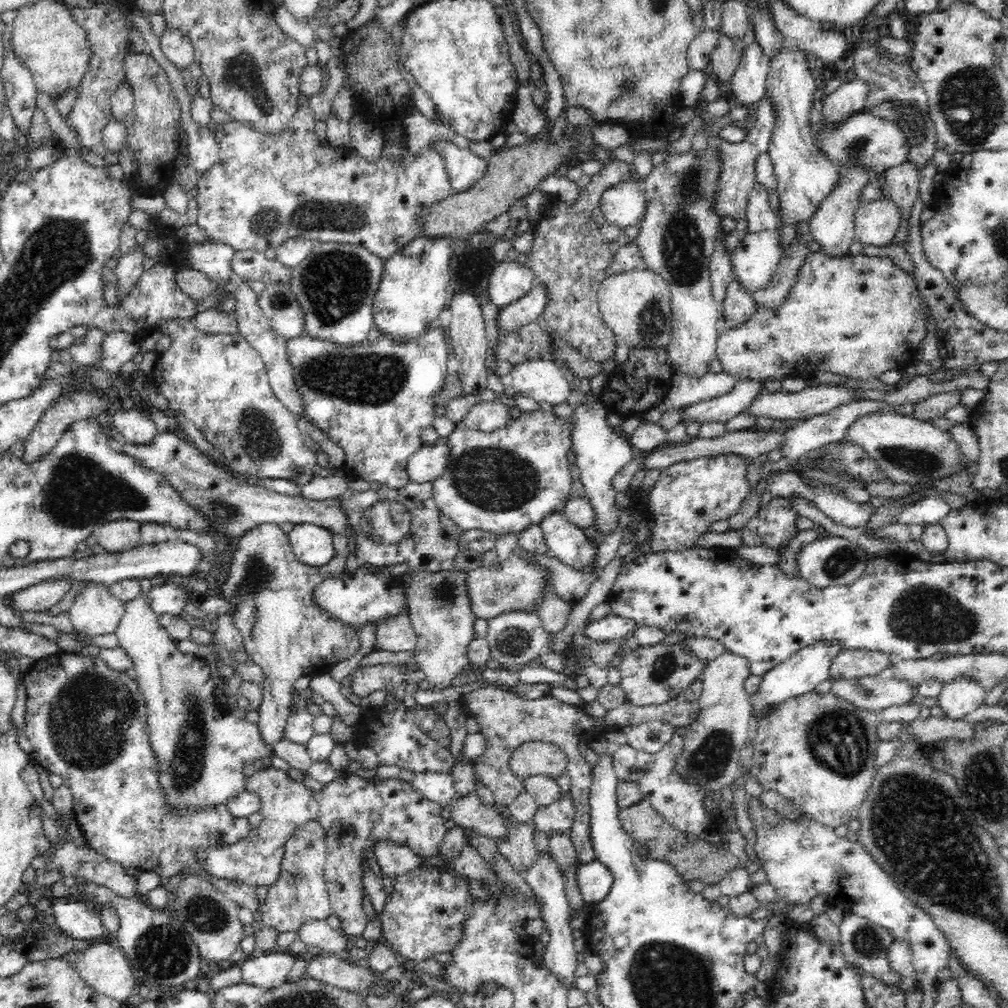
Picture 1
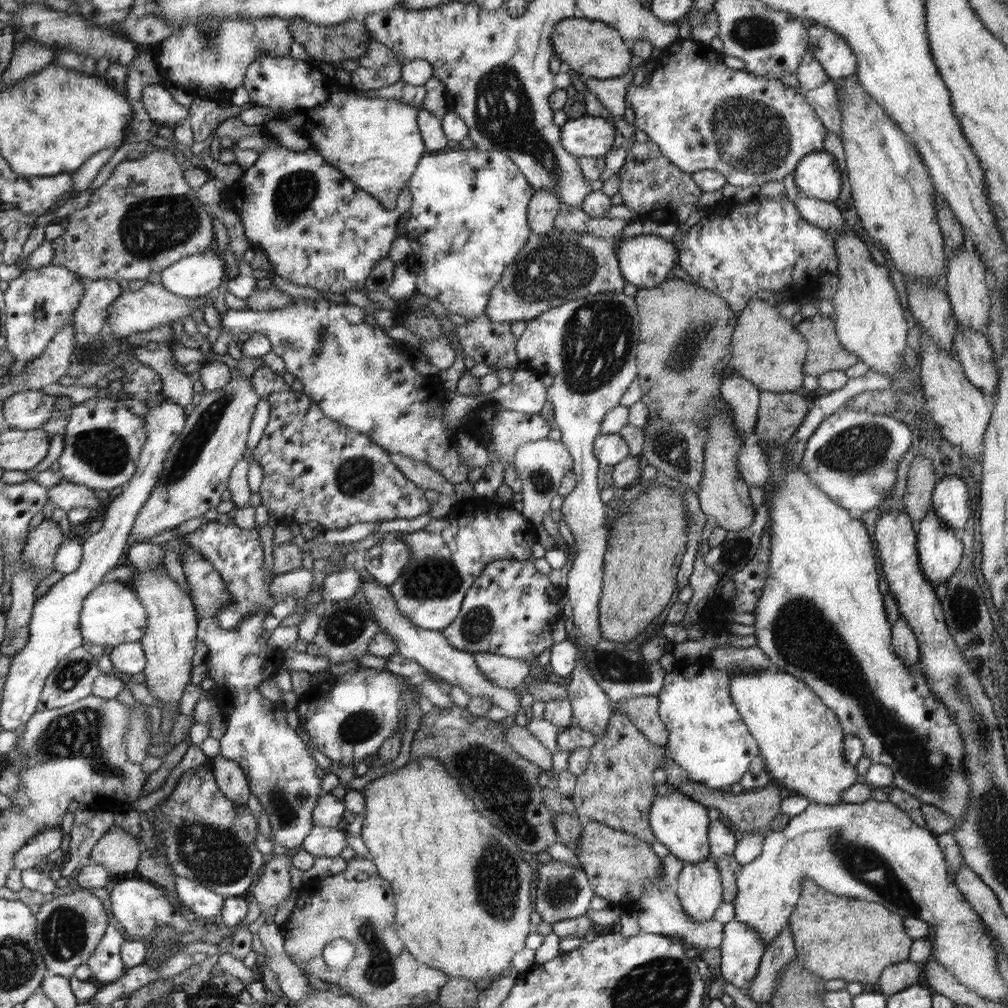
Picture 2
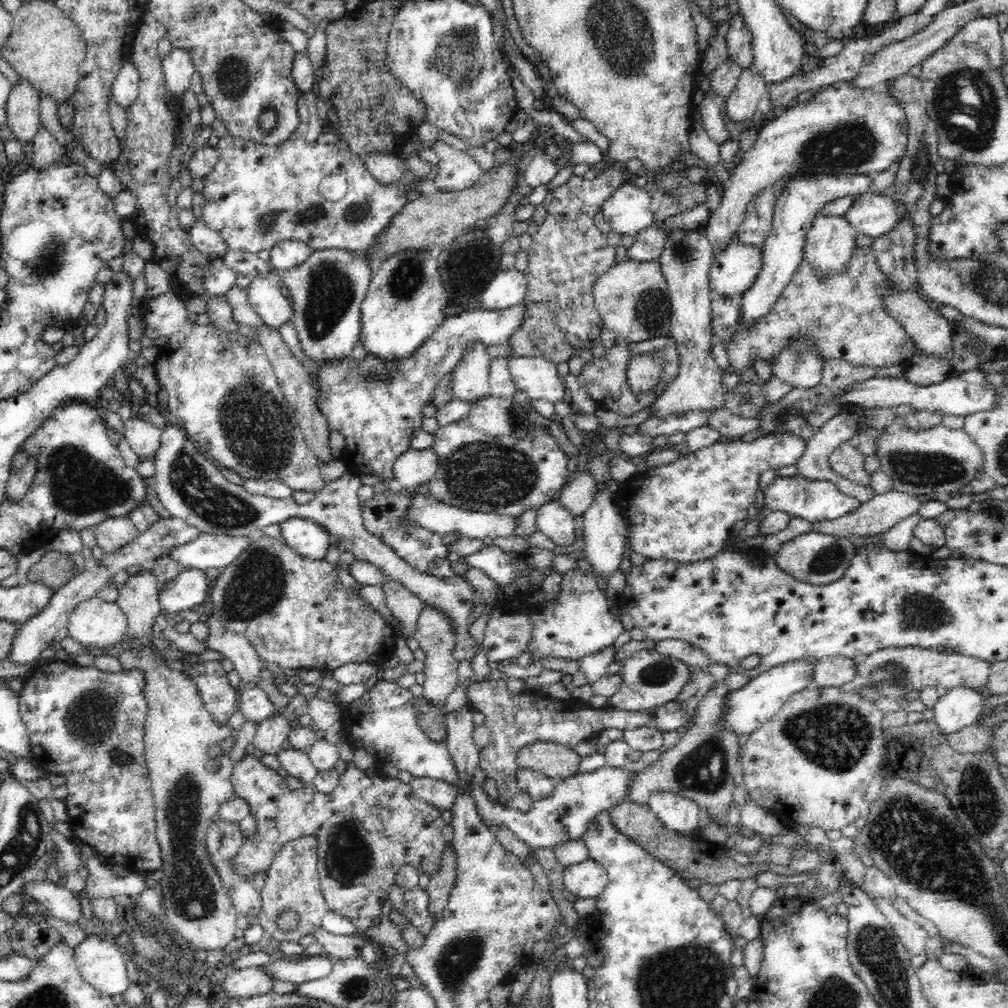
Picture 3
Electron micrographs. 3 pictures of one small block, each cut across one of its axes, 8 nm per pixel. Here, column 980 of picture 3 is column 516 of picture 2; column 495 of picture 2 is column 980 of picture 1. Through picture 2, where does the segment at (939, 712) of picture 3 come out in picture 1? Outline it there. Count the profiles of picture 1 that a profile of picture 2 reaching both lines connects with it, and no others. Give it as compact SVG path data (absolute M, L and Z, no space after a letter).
M954 678L954 680L950 680L950 682L943 684L941 694L937 697L938 707L942 708L944 713L946 713L946 717L944 715L944 718L948 718L949 720L962 720L964 716L971 714L974 710L977 710L978 707L982 706L985 696L986 692L984 688L982 688L980 684L974 682L972 678Z

